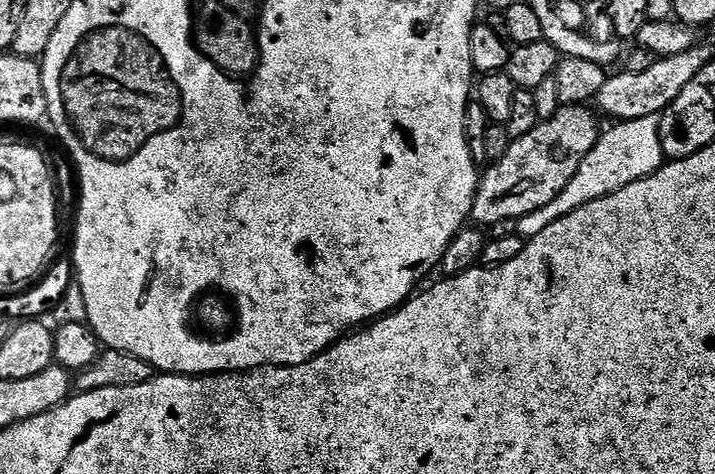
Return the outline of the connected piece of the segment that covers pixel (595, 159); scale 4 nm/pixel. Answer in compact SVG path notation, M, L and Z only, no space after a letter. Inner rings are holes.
M647 116L622 120L611 125L609 132L599 133L594 150L582 158L578 166L578 174L566 182L566 190L554 198L554 202L546 202L546 206L538 206L538 210L530 210L520 220L515 221L515 235L531 238L542 234L546 226L558 222L574 210L586 206L586 202L594 202L598 198L606 198L626 186L630 182L638 182L650 174L654 174L666 163L666 157L660 141L660 116Z

